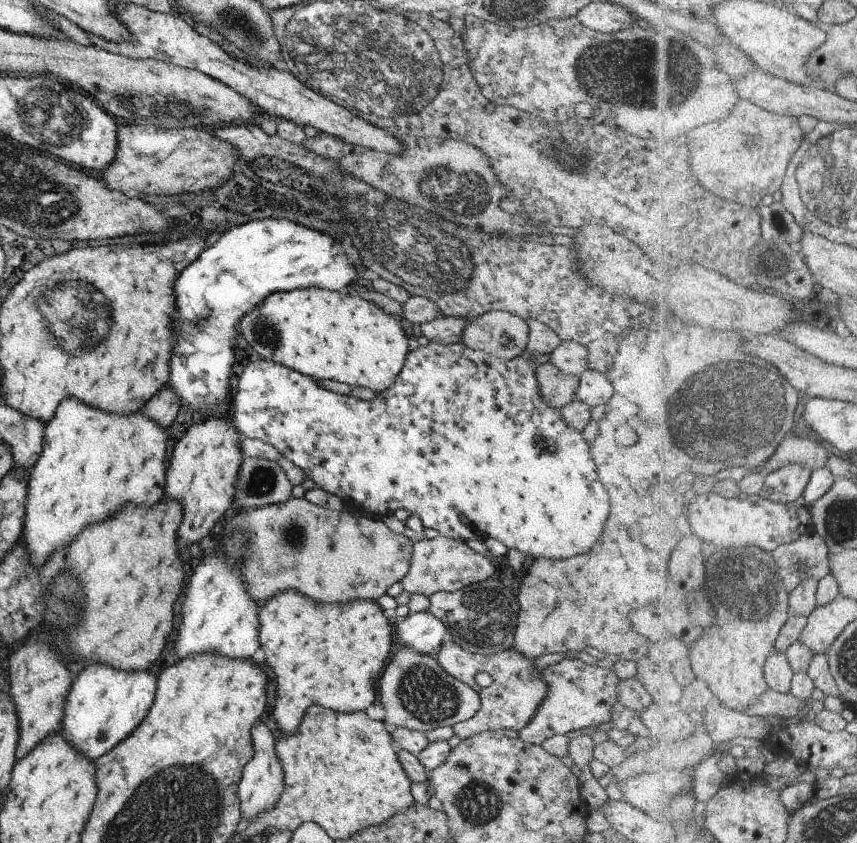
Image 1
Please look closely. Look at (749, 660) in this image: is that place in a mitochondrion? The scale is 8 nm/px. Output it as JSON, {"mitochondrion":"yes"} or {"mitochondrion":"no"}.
{"mitochondrion":"no"}

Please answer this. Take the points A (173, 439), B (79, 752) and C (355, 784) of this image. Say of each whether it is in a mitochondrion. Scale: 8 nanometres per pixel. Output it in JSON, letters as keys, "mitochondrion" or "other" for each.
{"A":"other","B":"other","C":"other"}

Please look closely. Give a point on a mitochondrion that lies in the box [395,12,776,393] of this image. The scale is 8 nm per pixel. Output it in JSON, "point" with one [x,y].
{"point":[647,77]}

